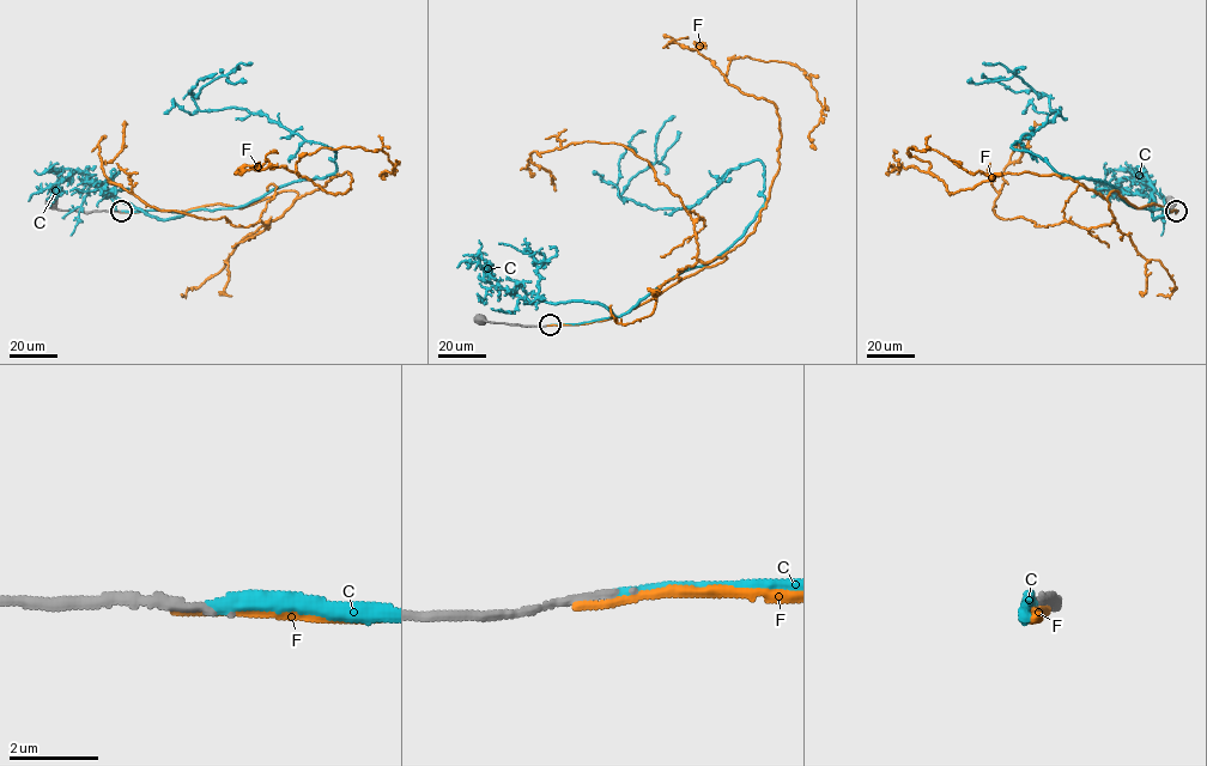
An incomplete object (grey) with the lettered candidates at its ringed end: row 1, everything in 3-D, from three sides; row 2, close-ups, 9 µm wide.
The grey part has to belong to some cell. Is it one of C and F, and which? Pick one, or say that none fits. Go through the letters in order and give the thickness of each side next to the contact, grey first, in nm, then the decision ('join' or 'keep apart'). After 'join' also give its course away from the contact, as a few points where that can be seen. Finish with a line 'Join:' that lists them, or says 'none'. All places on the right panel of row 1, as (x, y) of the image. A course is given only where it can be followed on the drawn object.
C: 190 nm thick on the grey side, 260 nm on the other; join; it runs (1176, 211), (1133, 207), (1105, 182), (1017, 150), (1061, 108), (1016, 76), (968, 81)
F: 240 nm thick on the grey side, 200 nm on the other; keep apart
Join: C

